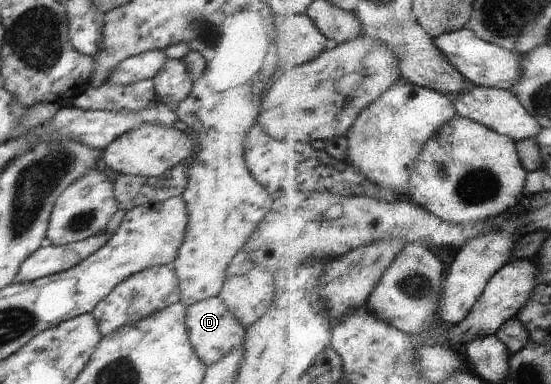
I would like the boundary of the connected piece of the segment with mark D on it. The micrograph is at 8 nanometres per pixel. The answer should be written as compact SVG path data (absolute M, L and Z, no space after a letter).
M219 296L209 297L188 306L185 322L193 350L207 367L244 344L245 327L229 312L227 305Z

